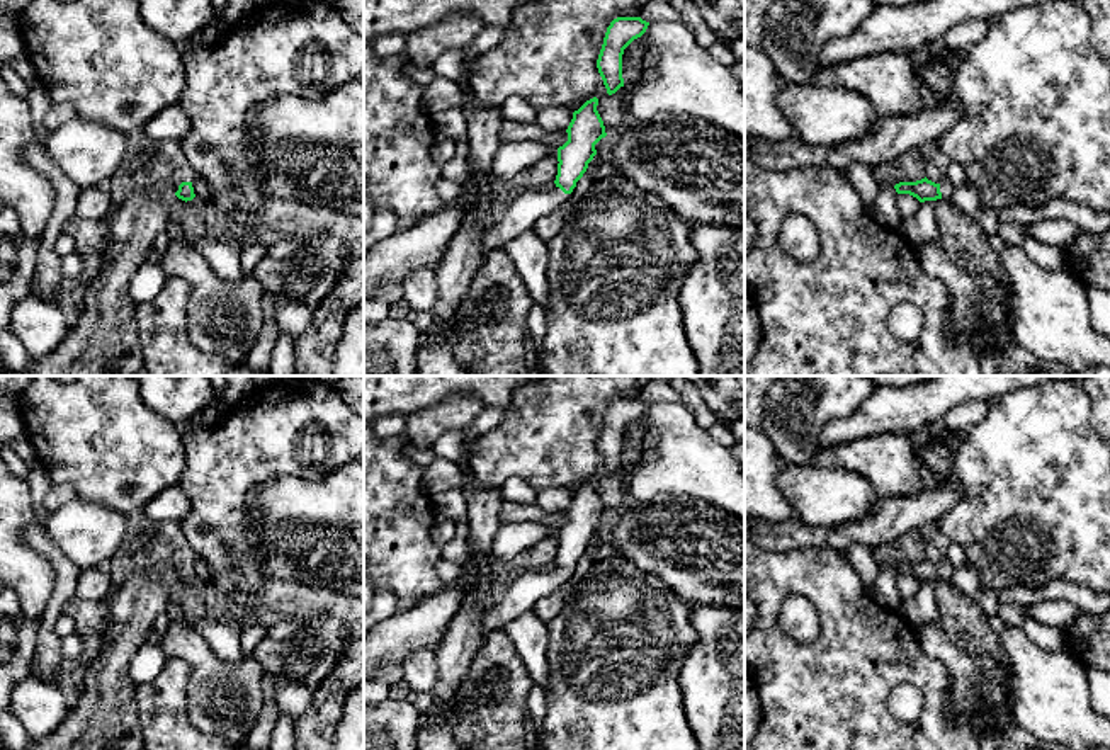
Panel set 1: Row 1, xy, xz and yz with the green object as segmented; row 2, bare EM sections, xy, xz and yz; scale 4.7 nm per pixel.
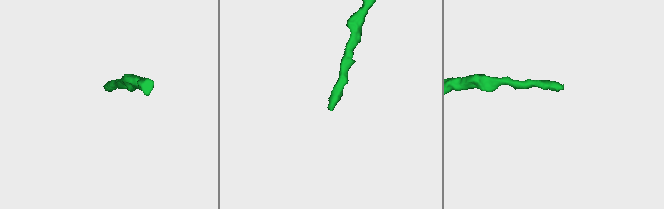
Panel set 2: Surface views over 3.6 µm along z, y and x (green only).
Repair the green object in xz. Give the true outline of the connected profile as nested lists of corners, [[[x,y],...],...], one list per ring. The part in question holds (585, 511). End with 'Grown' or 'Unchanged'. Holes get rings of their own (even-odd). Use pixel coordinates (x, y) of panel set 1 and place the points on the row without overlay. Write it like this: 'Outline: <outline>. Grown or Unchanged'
Outline: [[[593,478],[573,493],[566,510],[568,522],[558,529],[556,568],[544,573],[515,573],[513,582],[507,585],[503,599],[484,609],[481,617],[481,646],[493,631],[505,629],[510,621],[530,612],[537,602],[568,582],[576,563],[597,536],[595,526],[607,517],[597,486],[598,480]]]. Grown

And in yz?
Outline: [[[926,558],[916,563],[899,563],[894,566],[898,575],[909,575],[920,583],[950,580],[954,566],[950,561],[943,560],[940,565],[928,561]]]. Grown

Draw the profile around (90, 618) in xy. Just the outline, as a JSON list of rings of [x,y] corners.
[[[71,597],[65,602],[63,614],[73,619],[75,633],[83,639],[80,660],[87,665],[104,641],[109,621],[107,602]]]

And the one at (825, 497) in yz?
[[[784,466],[777,485],[794,515],[814,527],[853,522],[879,500],[864,476],[843,468]]]

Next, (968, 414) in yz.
[[[971,400],[955,408],[952,408],[945,418],[943,425],[947,430],[962,430],[976,425],[981,422],[988,413],[988,401],[983,400]]]

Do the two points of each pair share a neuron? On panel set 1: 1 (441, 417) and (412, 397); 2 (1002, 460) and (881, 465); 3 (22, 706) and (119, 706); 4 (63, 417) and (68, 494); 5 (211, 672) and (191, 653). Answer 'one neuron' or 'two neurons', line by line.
1: two neurons
2: two neurons
3: two neurons
4: two neurons
5: one neuron

